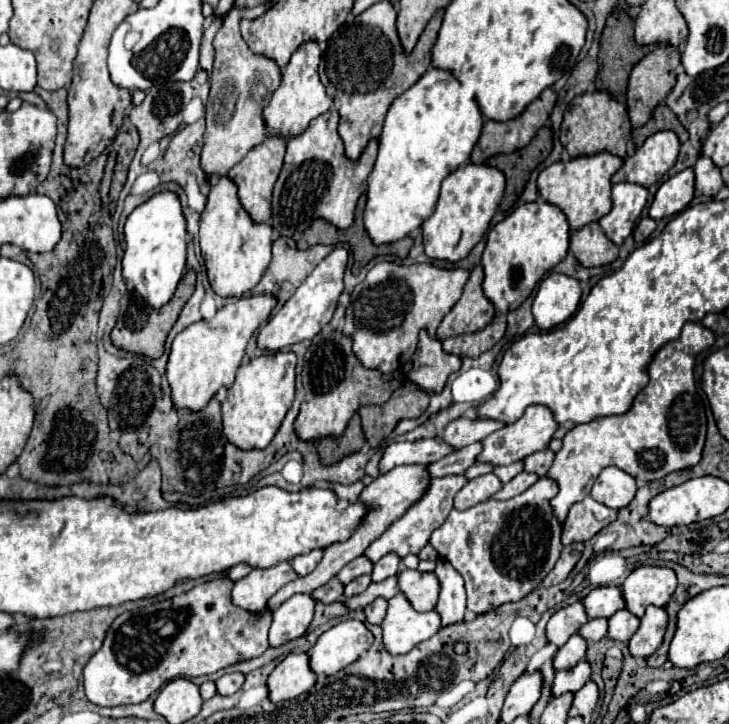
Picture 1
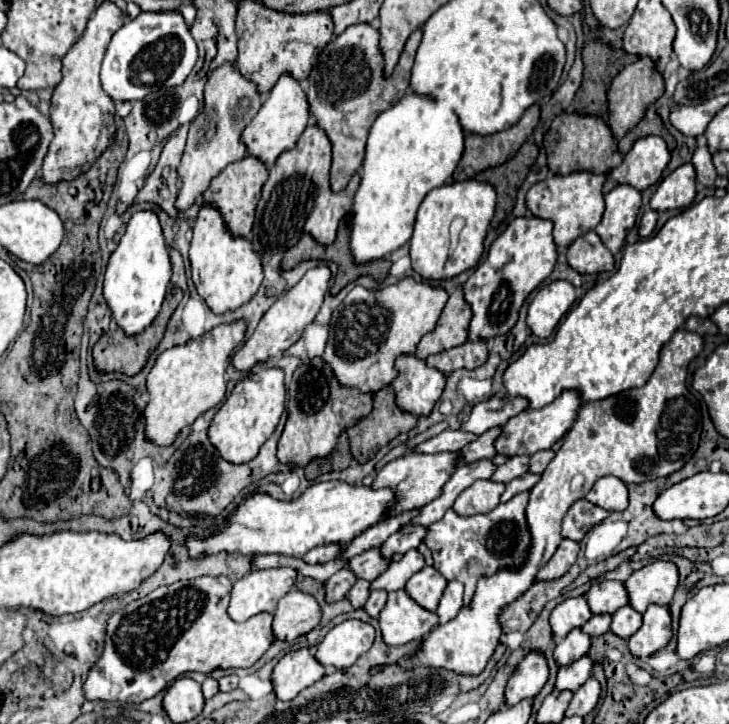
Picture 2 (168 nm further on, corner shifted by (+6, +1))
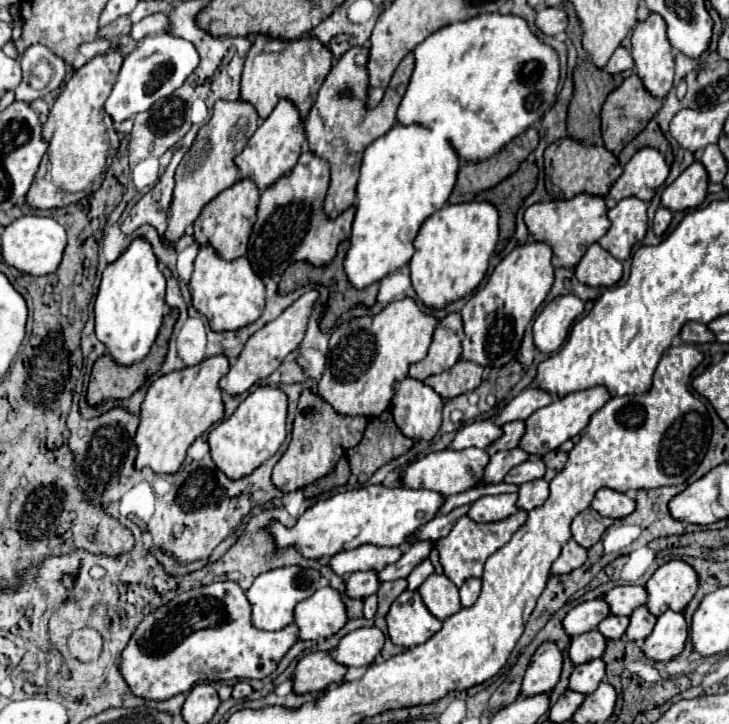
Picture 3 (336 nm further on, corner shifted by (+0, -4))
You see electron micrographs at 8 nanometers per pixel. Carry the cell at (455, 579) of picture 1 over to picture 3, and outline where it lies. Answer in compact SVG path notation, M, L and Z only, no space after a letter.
M468 579L462 587L460 587L460 601L462 601L462 607L470 607L478 595L480 595L480 579Z

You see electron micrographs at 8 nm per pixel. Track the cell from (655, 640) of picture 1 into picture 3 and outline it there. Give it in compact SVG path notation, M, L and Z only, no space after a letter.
M666 611L658 617L658 623L650 637L642 643L642 651L652 661L670 661L684 651L688 639L688 623L682 613Z

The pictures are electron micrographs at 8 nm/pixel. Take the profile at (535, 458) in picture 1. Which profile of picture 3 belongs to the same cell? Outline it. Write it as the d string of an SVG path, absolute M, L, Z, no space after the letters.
M554 449L550 453L544 455L544 463L546 463L546 475L544 475L544 481L552 481L556 477L556 473L560 473L564 469L568 461L568 453L560 451L560 449Z

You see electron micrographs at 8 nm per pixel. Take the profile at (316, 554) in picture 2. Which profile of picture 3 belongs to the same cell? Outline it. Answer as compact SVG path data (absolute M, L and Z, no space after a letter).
M360 545L352 551L340 551L330 559L330 567L336 575L346 577L356 571L382 571L386 565L396 563L402 555L400 547L368 547Z

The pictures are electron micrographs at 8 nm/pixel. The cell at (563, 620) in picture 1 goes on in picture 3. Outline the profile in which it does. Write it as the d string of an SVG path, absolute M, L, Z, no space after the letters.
M592 599L576 605L572 611L568 611L564 619L564 629L568 635L582 635L586 631L592 631L598 627L598 623L610 615L610 607L604 599Z

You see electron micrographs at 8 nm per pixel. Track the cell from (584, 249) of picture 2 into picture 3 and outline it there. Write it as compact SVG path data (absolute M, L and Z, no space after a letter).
M594 243L574 269L580 283L590 287L612 287L622 279L622 263Z

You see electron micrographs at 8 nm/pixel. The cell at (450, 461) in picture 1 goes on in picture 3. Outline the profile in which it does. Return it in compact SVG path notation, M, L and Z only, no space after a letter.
M512 421L512 423L506 423L504 435L502 435L502 437L500 437L496 443L492 443L492 447L488 447L486 451L488 451L490 455L494 455L496 451L514 449L514 447L520 443L520 439L522 439L524 431L526 431L526 425L524 425L524 421Z

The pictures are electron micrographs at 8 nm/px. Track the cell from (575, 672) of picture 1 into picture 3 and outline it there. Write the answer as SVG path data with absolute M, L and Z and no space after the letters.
M594 659L582 665L576 665L572 675L570 675L570 689L578 691L578 693L594 693L596 687L600 685L600 681L604 679L604 661L602 659Z

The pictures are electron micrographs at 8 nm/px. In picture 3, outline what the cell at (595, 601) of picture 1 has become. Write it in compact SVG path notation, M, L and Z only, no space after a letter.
M622 585L614 587L604 595L606 603L610 605L612 615L632 615L632 611L646 603L648 591L640 585Z

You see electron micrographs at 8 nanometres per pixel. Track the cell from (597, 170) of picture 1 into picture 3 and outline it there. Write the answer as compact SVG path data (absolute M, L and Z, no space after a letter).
M582 193L568 201L566 199L548 201L548 203L536 203L532 207L528 207L524 213L524 223L534 241L550 245L554 267L574 269L580 263L580 259L584 257L586 249L608 231L610 223L608 223L606 213L608 213L608 209L606 209L602 197Z

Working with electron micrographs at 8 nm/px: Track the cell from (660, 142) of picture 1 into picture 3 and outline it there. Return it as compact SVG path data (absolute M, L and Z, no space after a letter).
M644 147L636 151L636 155L626 163L622 175L610 189L610 197L614 201L638 197L648 203L654 197L656 189L666 181L668 171L670 169L660 151Z

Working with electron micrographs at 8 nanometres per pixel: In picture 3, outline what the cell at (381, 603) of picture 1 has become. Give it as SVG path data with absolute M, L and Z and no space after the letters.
M396 579L396 581L386 581L386 583L380 583L380 589L378 589L378 615L386 615L390 605L396 601L396 597L406 589L406 579Z

